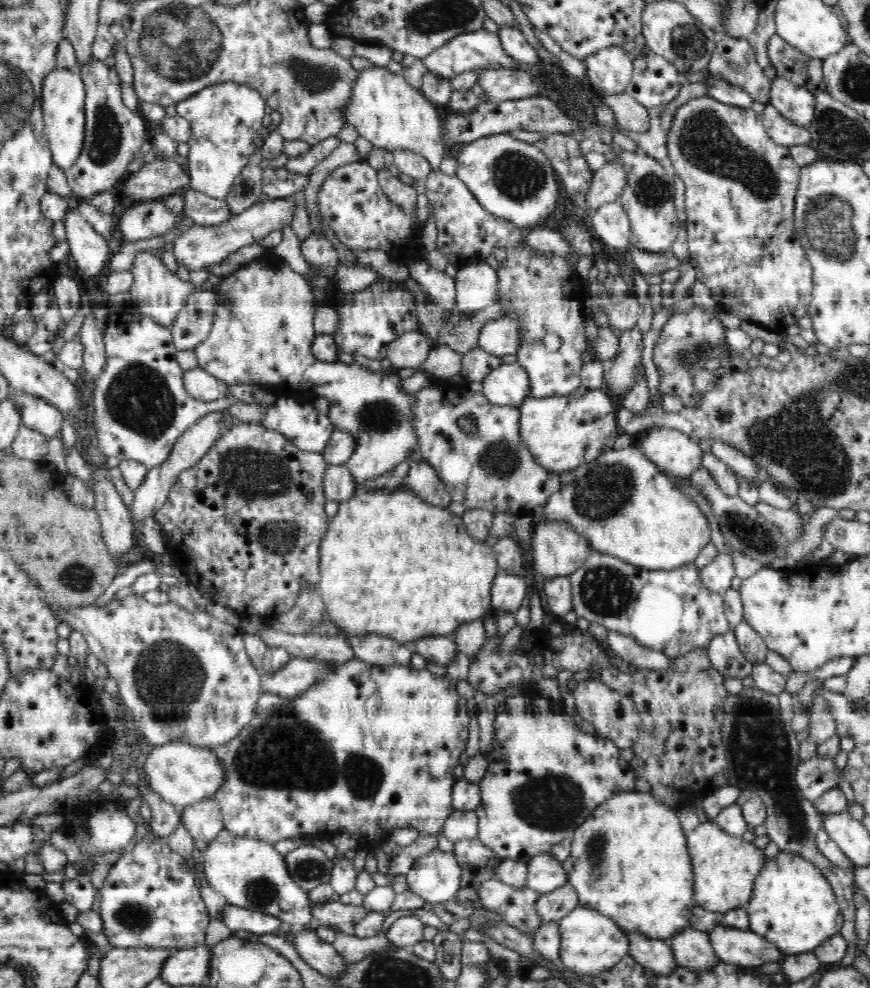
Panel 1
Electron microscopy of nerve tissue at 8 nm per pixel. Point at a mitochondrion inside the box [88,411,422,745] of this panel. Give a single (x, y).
(168, 677)

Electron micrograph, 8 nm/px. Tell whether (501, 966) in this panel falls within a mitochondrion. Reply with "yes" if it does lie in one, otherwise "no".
no

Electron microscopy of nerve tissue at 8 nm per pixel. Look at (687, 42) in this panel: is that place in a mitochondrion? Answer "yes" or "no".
yes

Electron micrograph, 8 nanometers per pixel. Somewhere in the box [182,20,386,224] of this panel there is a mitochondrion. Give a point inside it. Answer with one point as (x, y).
(314, 76)

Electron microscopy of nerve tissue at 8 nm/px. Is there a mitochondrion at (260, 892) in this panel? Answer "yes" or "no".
yes

